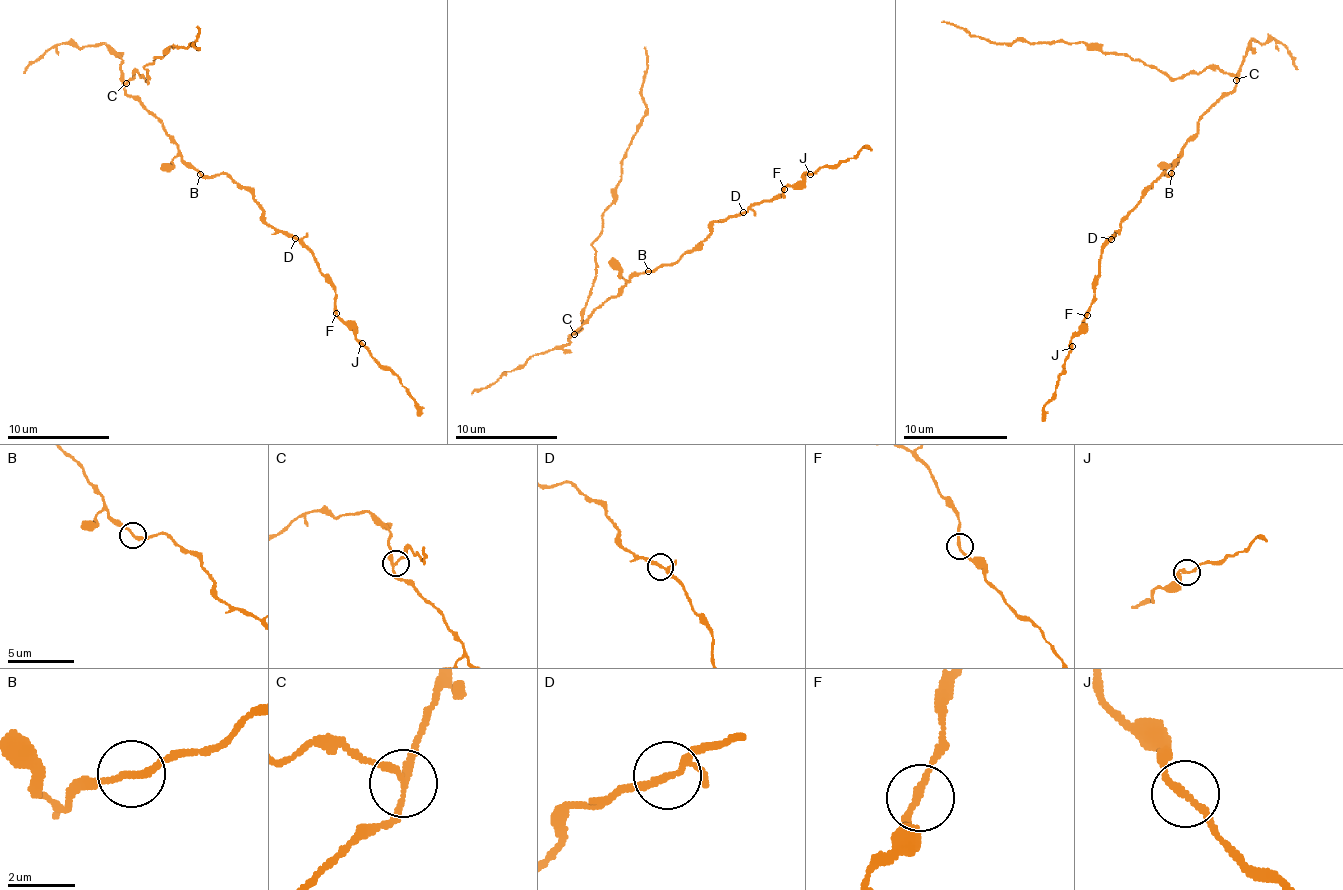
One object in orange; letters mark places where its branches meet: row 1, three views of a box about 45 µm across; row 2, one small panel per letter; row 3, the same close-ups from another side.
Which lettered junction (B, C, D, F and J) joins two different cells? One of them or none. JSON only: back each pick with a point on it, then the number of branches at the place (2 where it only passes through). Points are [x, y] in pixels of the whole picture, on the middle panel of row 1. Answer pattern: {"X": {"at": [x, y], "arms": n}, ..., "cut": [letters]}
{"C": {"at": [574, 334], "arms": 3}, "cut": ["C"]}

